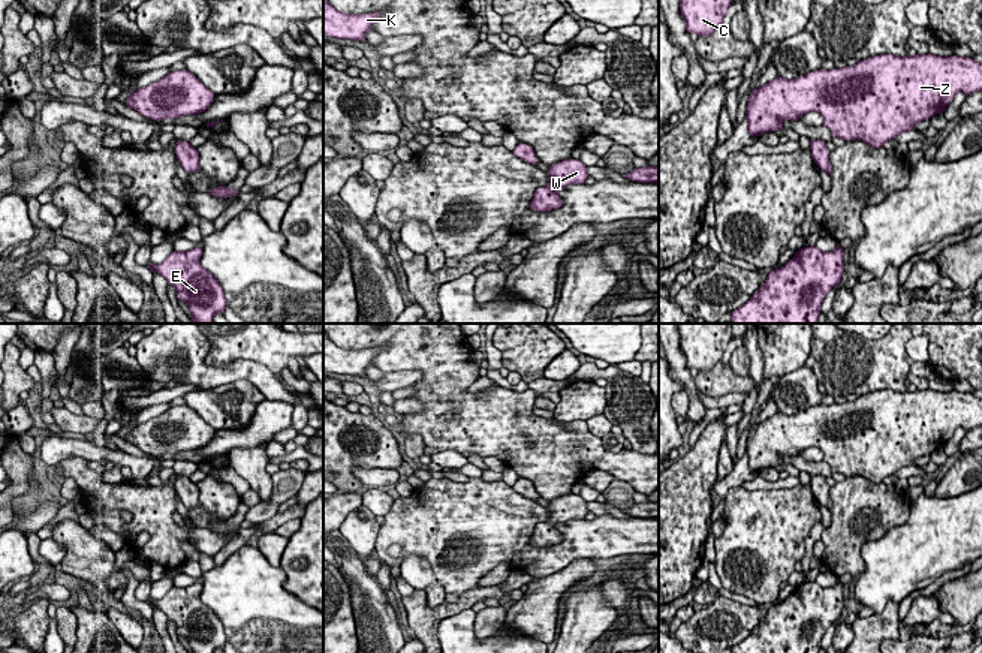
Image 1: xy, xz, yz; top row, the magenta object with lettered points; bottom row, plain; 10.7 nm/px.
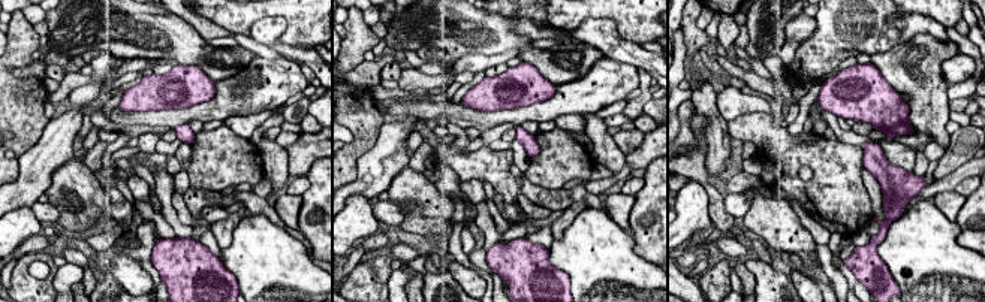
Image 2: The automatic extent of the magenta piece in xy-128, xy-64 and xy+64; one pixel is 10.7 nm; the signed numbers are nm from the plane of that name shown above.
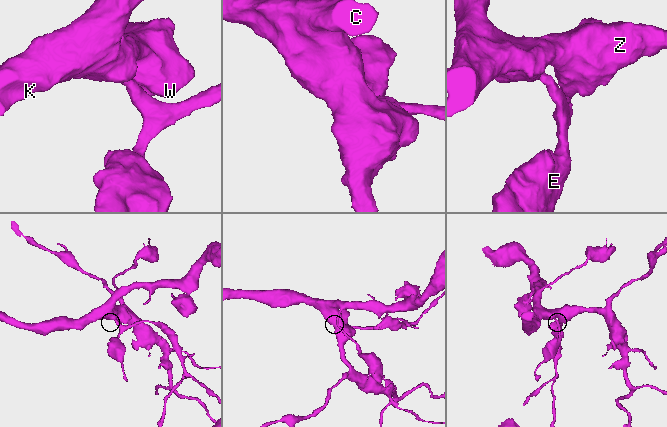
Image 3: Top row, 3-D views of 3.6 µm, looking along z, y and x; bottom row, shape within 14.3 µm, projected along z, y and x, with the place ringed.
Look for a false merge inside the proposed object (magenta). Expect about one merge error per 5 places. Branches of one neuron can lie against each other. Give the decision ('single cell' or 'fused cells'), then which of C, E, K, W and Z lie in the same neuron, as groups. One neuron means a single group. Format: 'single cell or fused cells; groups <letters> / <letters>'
single cell; groups C E K W Z

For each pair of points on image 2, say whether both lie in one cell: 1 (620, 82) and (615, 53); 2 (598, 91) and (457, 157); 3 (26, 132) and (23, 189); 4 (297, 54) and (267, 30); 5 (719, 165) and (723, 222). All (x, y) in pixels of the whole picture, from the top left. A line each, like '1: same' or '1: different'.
1: different
2: different
3: different
4: same
5: different

